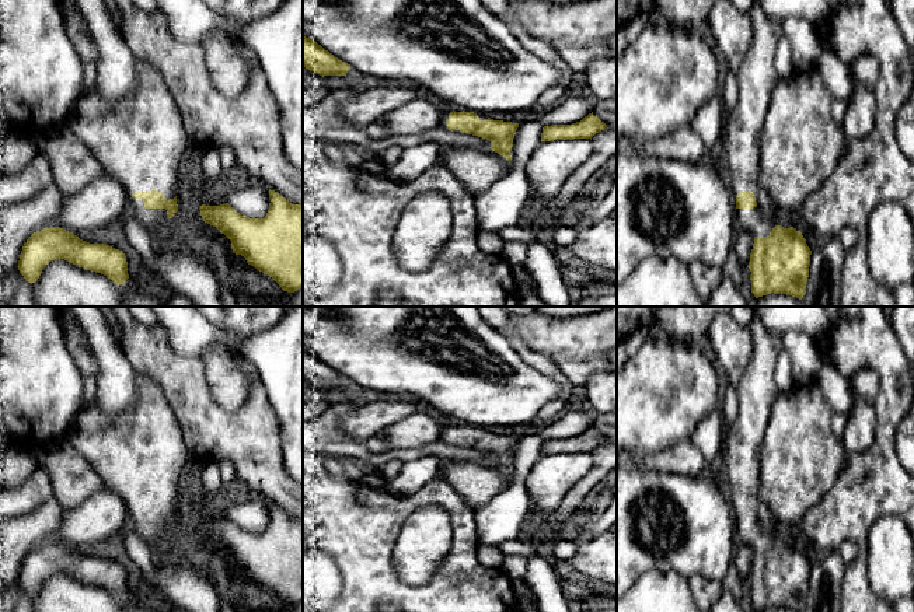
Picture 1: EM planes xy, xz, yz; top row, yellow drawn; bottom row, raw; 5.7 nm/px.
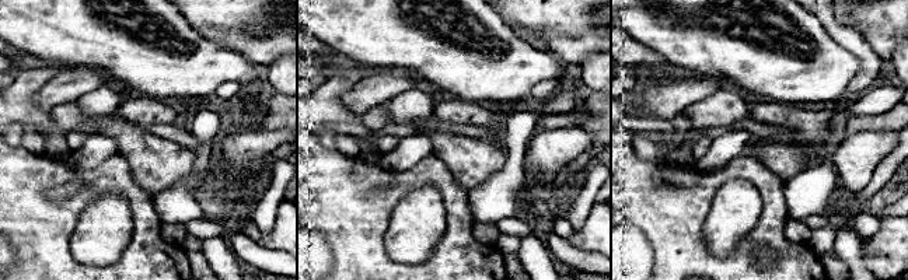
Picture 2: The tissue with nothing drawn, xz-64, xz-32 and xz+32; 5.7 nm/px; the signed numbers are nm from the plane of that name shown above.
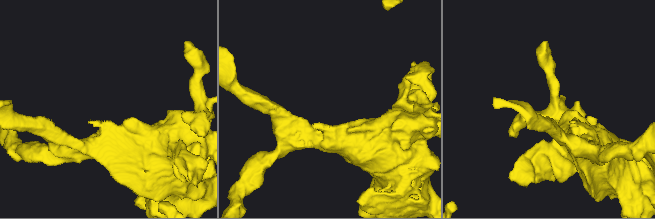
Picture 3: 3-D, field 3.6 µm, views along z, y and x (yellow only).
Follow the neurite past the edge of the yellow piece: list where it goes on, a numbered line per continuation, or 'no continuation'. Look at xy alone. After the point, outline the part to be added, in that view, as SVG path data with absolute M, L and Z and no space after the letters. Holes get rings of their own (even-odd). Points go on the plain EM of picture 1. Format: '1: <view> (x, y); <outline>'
1: xy (139, 453); M136 371L137 402L128 410L112 415L98 406L83 409L76 422L66 433L66 440L90 462L101 478L116 492L126 504L126 513L133 531L144 541L154 542L167 534L165 522L146 522L143 514L132 511L136 506L157 504L167 514L174 513L178 506L178 476L189 459L179 424L163 394L163 391L147 377Z

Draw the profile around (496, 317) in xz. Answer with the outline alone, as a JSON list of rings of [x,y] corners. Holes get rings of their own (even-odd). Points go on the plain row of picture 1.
[[[478,307],[481,317],[496,331],[506,333],[507,312],[503,307]]]

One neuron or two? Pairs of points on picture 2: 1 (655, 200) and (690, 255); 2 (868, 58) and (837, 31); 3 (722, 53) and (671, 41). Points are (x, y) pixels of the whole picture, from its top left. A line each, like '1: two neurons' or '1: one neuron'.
1: one neuron
2: one neuron
3: one neuron

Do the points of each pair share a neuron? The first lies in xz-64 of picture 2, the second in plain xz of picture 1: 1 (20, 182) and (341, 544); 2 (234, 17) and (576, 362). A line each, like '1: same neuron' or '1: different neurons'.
1: same neuron
2: same neuron

